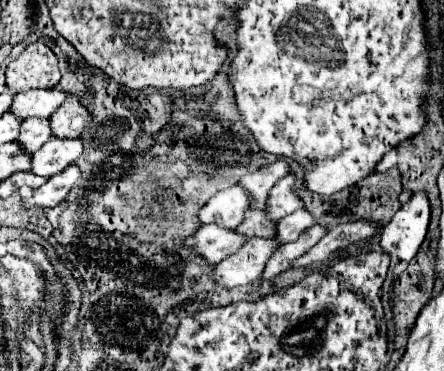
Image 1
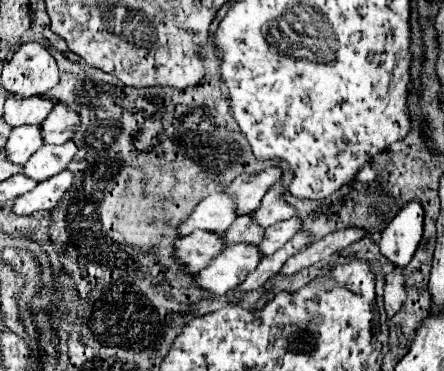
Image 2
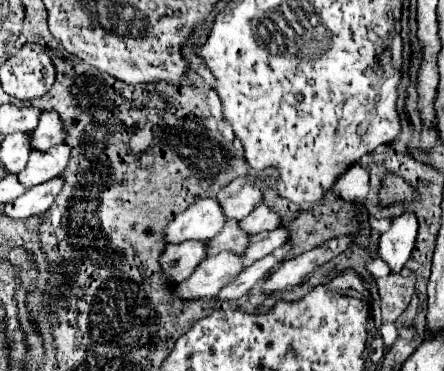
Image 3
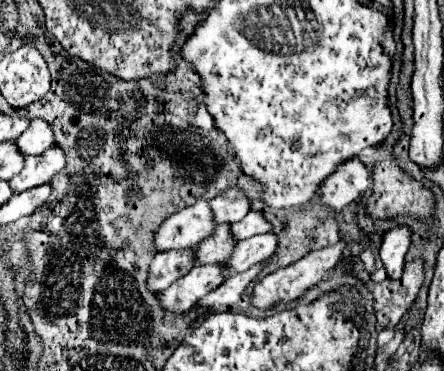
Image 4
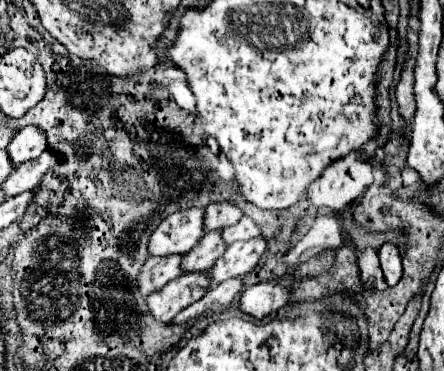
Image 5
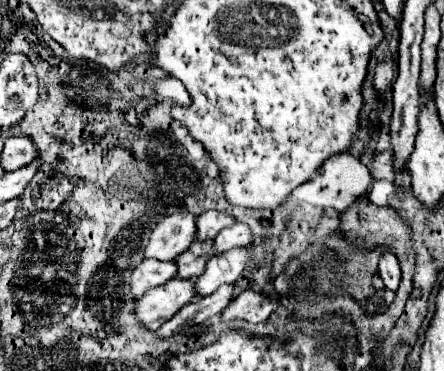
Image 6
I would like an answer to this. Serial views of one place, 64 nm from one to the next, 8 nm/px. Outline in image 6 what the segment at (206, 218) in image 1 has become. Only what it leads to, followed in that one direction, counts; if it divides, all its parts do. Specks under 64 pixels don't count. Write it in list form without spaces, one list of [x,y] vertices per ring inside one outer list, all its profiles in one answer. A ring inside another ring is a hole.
[[[176,212],[166,216],[152,232],[148,246],[144,248],[144,258],[154,260],[174,260],[184,252],[196,236],[196,216],[190,212]]]

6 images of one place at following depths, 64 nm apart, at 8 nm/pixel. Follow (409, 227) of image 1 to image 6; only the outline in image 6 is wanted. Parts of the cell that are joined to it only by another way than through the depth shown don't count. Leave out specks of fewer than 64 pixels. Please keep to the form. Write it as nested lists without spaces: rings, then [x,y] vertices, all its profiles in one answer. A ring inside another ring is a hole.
[[[384,252],[382,258],[380,258],[380,264],[378,264],[378,274],[384,282],[384,286],[392,292],[398,290],[398,284],[400,284],[400,266],[398,266],[398,260],[392,252]]]

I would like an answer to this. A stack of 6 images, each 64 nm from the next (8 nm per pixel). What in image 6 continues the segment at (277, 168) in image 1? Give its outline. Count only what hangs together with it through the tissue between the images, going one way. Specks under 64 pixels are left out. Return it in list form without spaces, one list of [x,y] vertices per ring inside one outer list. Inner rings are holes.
[[[208,210],[204,214],[198,216],[196,220],[196,240],[204,242],[204,240],[214,240],[216,234],[226,228],[226,226],[232,226],[236,220],[224,212],[218,212],[218,210]]]

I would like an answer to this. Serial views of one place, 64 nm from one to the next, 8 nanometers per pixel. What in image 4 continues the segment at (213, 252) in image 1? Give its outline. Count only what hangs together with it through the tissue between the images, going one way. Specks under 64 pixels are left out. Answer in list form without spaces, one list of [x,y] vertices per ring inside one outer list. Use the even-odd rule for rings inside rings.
[[[168,250],[154,256],[154,260],[148,266],[148,292],[156,294],[168,288],[174,280],[188,274],[190,268],[196,264],[194,250]]]

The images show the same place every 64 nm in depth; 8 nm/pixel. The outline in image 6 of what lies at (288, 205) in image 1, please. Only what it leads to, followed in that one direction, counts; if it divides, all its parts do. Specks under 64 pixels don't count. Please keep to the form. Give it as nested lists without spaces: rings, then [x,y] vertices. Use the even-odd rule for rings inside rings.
[[[236,222],[234,226],[228,226],[228,228],[220,230],[220,234],[214,238],[214,252],[212,252],[212,256],[228,252],[228,250],[238,248],[238,246],[246,246],[246,244],[250,244],[250,240],[252,240],[250,228],[246,224]]]

